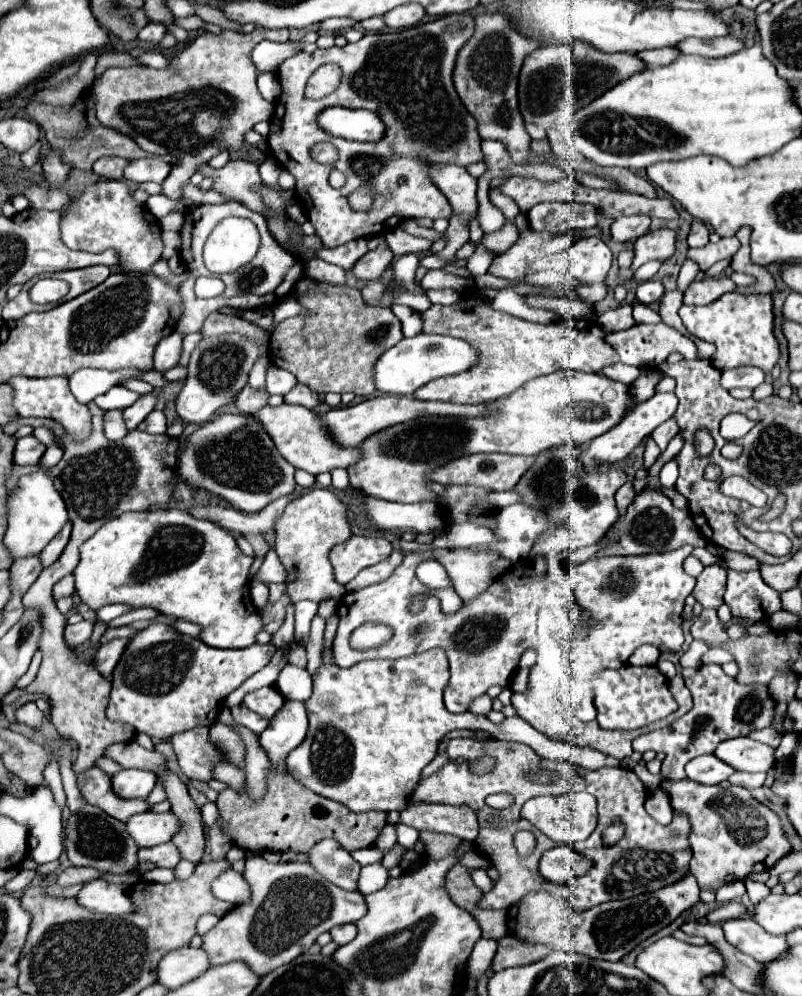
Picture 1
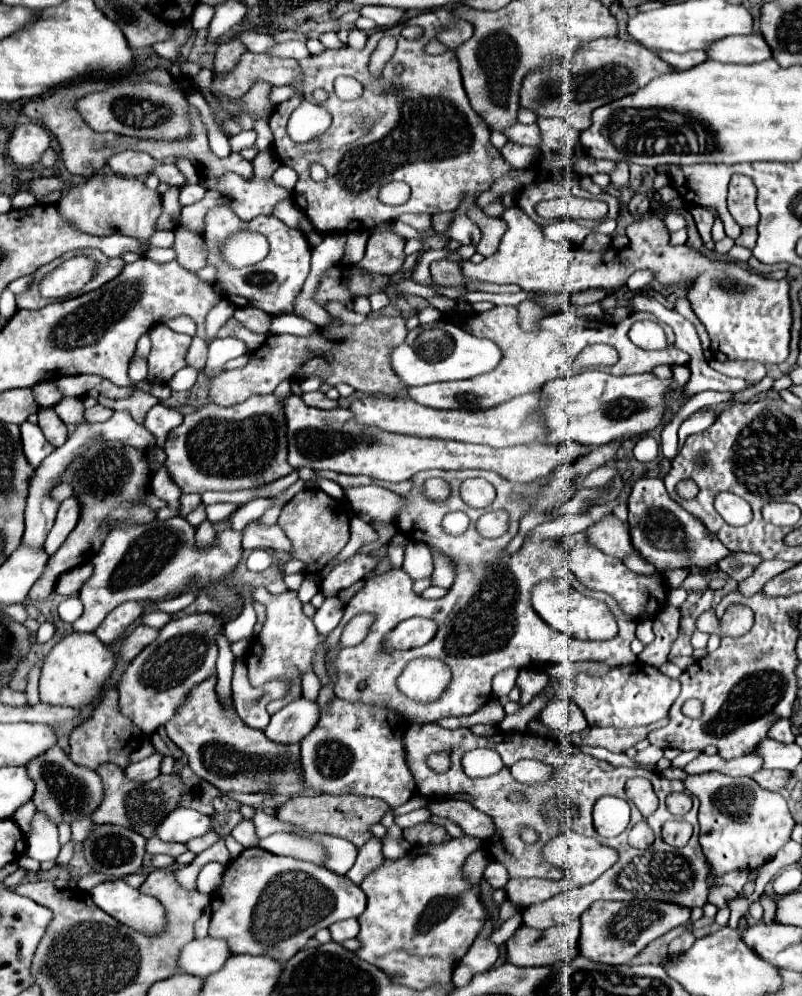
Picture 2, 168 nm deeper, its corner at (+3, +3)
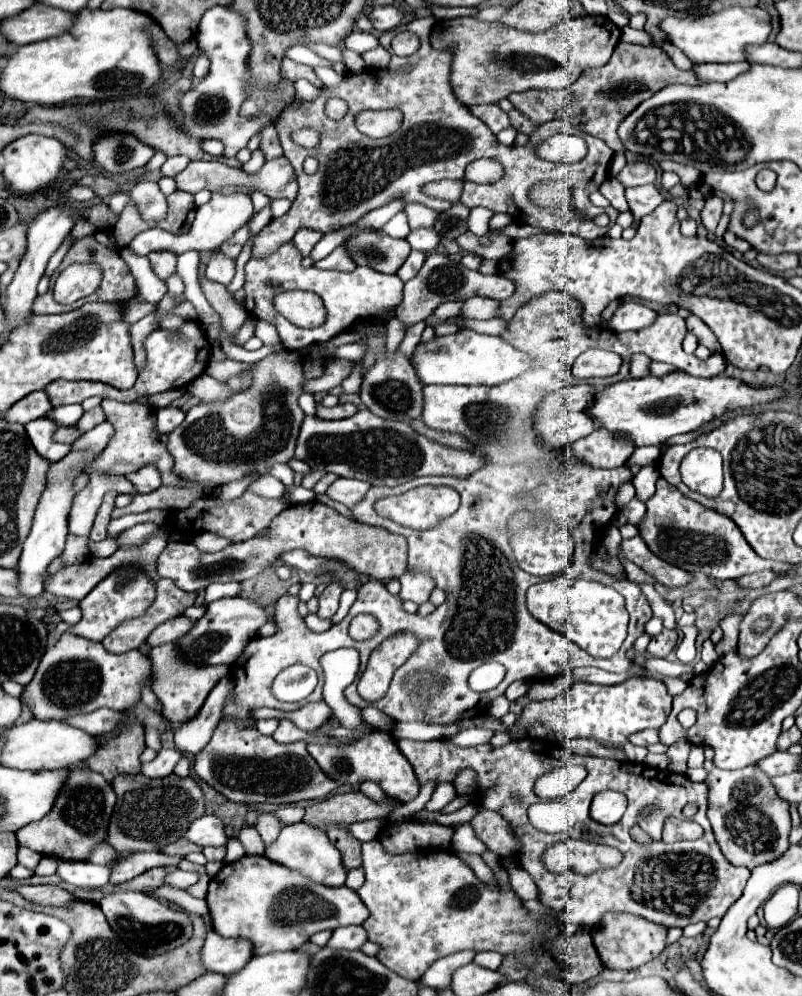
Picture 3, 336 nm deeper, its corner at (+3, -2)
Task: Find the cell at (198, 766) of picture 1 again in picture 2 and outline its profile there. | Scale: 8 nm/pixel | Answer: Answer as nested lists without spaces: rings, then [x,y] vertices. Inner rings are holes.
[[[215,677],[197,685],[189,695],[189,701],[185,701],[165,729],[169,739],[185,753],[197,777],[209,781],[219,791],[257,793],[275,789],[289,797],[303,791],[299,779],[299,745],[273,745],[263,731],[247,727],[233,709],[225,713],[215,695]]]

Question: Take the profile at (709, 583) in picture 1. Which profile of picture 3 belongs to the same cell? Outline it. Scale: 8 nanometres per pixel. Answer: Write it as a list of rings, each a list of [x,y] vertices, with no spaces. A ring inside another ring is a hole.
[[[761,572],[761,574],[755,574],[755,576],[739,578],[737,582],[739,582],[743,588],[763,588],[763,586],[769,586],[775,578],[777,578],[775,572]]]

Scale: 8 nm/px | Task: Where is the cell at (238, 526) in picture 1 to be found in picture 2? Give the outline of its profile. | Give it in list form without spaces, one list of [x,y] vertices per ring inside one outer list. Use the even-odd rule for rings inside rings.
[[[251,521],[245,527],[245,541],[243,541],[245,549],[257,549],[257,547],[267,547],[273,551],[285,551],[289,553],[291,545],[289,539],[285,537],[283,529],[275,523],[275,525],[263,525],[261,521]]]

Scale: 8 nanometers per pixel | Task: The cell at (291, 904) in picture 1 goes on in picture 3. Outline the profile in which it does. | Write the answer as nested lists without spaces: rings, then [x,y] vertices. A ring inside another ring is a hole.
[[[243,856],[233,864],[225,864],[209,882],[205,900],[213,920],[213,930],[221,936],[251,940],[255,954],[297,950],[319,930],[363,924],[369,918],[367,906],[357,892],[347,886],[317,886],[315,882],[309,882],[309,878],[293,874],[293,870],[285,870],[285,866],[269,862],[263,856]]]

